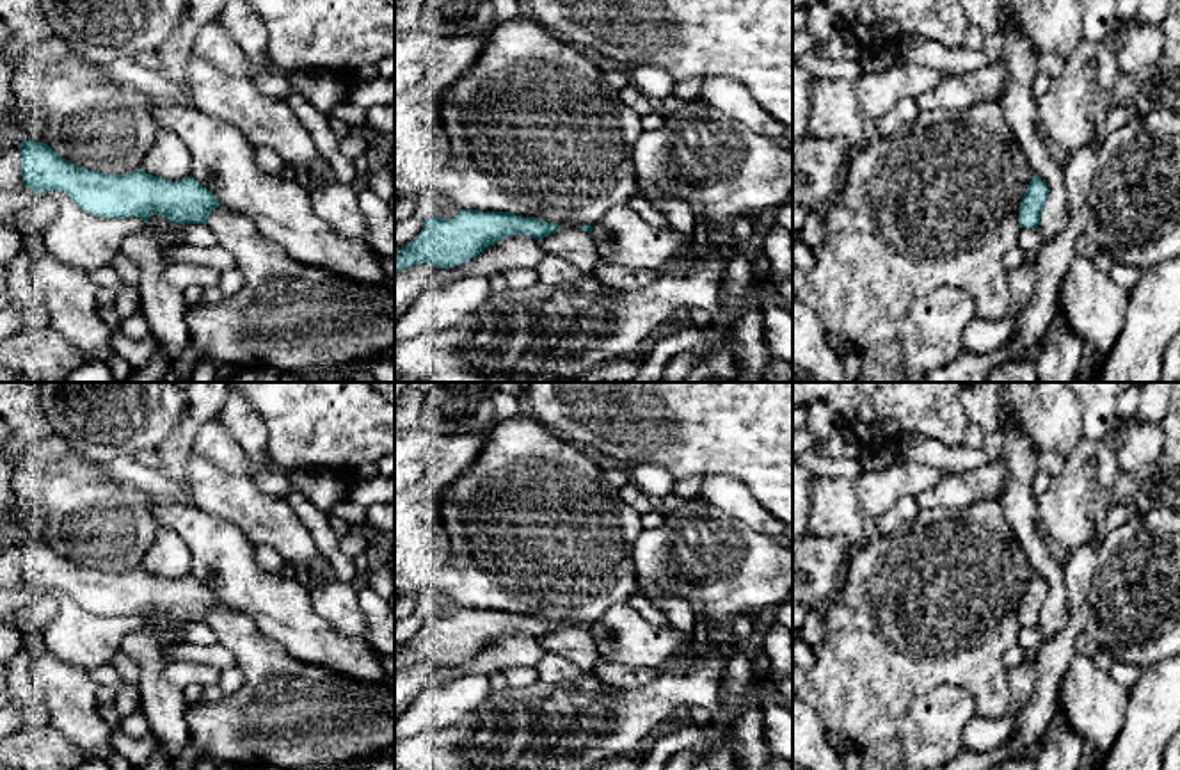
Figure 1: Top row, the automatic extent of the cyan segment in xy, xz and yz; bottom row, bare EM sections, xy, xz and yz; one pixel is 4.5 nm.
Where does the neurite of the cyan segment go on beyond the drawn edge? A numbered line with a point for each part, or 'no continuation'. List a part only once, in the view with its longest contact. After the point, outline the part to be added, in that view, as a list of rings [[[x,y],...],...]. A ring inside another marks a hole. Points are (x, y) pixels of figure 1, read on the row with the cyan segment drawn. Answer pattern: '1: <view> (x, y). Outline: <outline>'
no continuation

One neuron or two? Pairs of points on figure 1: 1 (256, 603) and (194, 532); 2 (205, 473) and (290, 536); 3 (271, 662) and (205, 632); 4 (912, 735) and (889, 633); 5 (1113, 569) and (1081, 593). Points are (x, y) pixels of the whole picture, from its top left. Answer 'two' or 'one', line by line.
1: one
2: one
3: two
4: two
5: two

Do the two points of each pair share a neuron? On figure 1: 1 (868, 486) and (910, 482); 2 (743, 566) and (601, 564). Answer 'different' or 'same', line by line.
1: same
2: different

